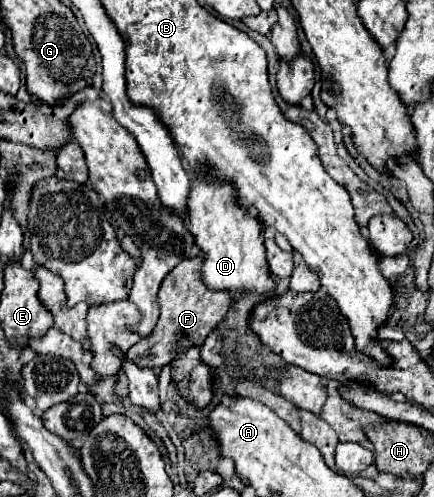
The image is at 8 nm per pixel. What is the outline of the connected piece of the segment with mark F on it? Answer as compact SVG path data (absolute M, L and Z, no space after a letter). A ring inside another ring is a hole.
M201 253L197 257L185 259L165 277L159 289L161 317L153 333L141 339L133 349L129 349L129 361L137 363L139 367L165 367L171 363L177 351L183 351L189 345L203 345L205 337L225 319L231 307L231 293L205 287L205 283L201 281L201 261Z

